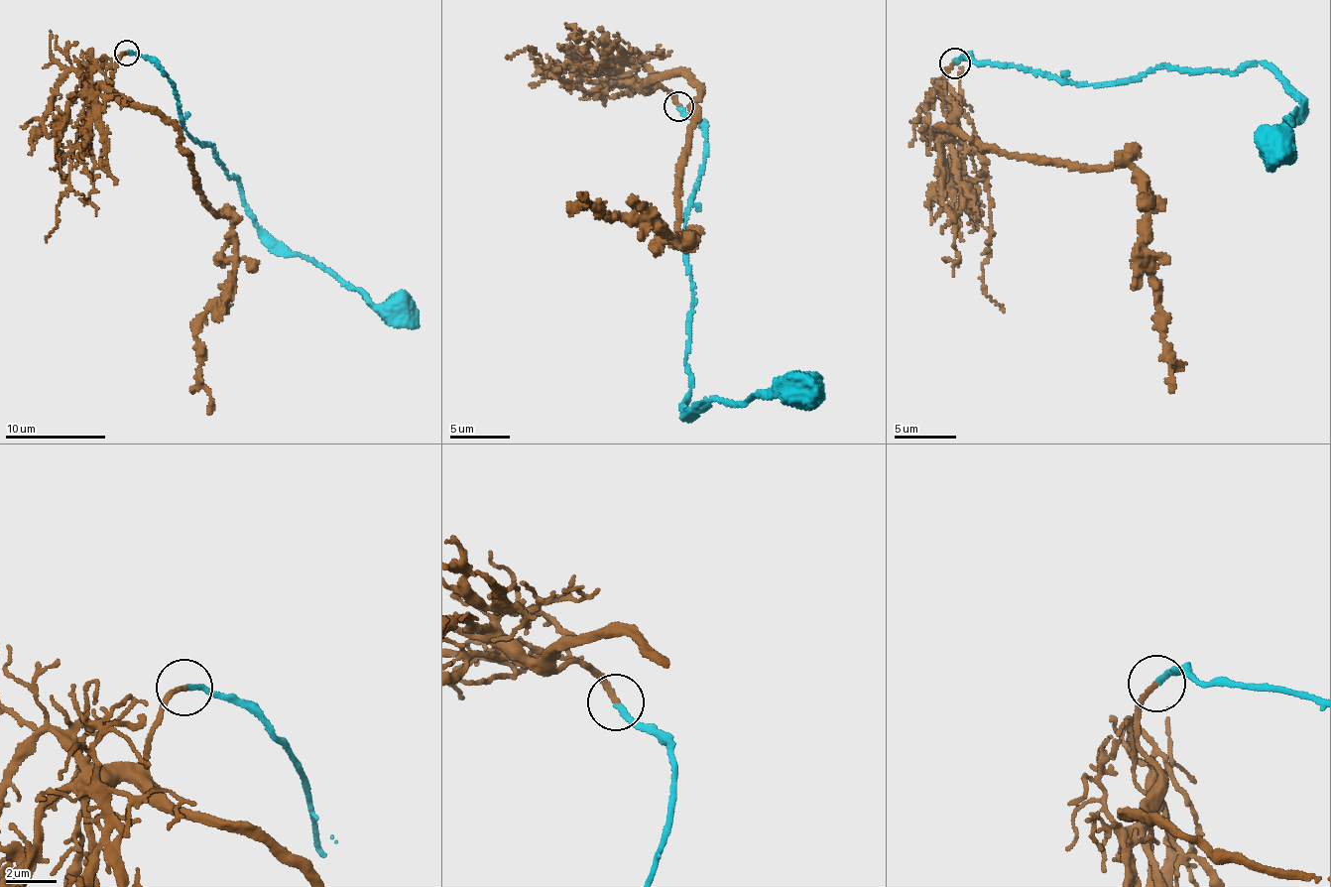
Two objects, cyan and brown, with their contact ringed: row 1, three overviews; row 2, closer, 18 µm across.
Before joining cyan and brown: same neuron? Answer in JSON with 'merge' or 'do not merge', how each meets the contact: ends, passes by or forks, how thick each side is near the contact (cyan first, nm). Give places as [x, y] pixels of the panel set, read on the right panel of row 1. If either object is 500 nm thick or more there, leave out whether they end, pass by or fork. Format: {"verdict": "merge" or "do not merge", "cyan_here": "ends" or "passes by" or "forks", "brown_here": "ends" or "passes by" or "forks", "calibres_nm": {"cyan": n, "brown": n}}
{"verdict": "merge", "cyan_here": "ends", "brown_here": "ends", "calibres_nm": {"cyan": 200, "brown": 220}}

